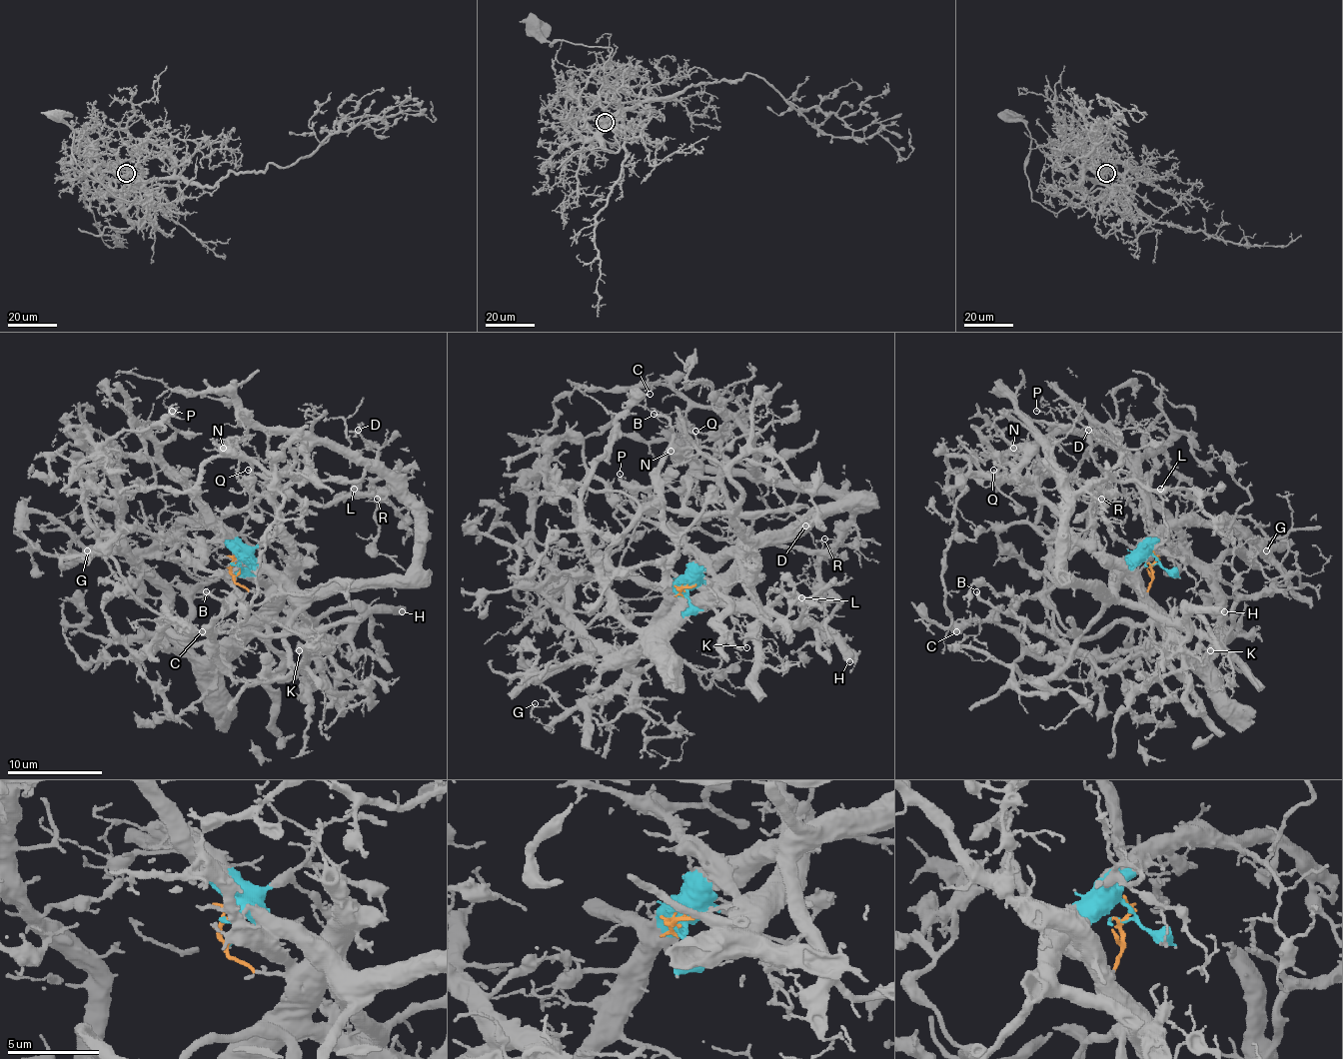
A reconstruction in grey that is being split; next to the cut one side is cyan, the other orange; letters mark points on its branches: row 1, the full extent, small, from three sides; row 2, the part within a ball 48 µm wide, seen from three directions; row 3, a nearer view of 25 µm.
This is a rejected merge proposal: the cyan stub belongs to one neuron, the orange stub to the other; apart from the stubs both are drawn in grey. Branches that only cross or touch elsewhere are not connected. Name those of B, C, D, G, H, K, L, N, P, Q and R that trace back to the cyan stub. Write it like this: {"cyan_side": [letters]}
{"cyan_side": ["D", "G", "L", "P", "R"]}

